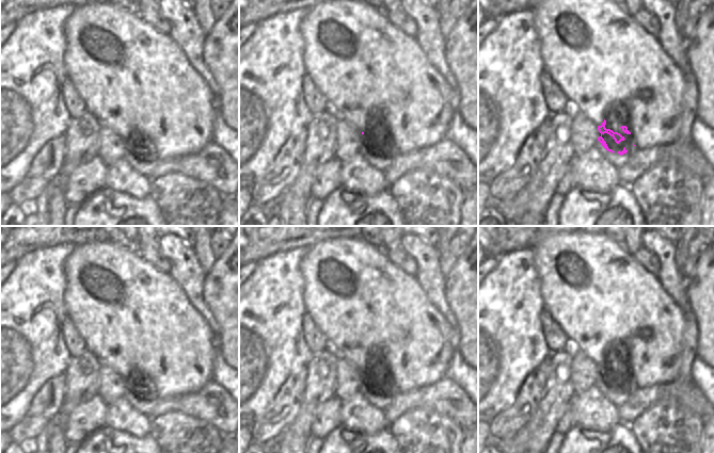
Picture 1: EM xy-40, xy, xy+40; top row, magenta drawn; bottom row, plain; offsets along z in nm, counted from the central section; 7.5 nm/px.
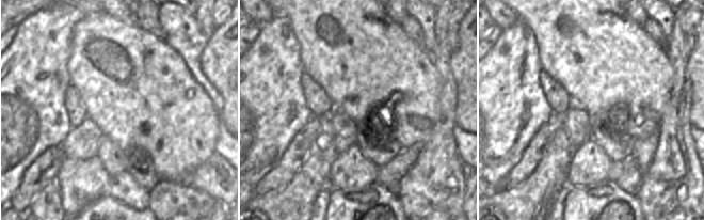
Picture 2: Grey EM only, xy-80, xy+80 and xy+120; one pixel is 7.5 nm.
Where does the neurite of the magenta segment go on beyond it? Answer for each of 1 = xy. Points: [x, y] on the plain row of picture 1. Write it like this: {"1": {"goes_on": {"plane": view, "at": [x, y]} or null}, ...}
{"1": {"goes_on": null}}

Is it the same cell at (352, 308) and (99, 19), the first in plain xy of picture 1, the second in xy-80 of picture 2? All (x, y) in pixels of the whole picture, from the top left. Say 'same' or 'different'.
same

